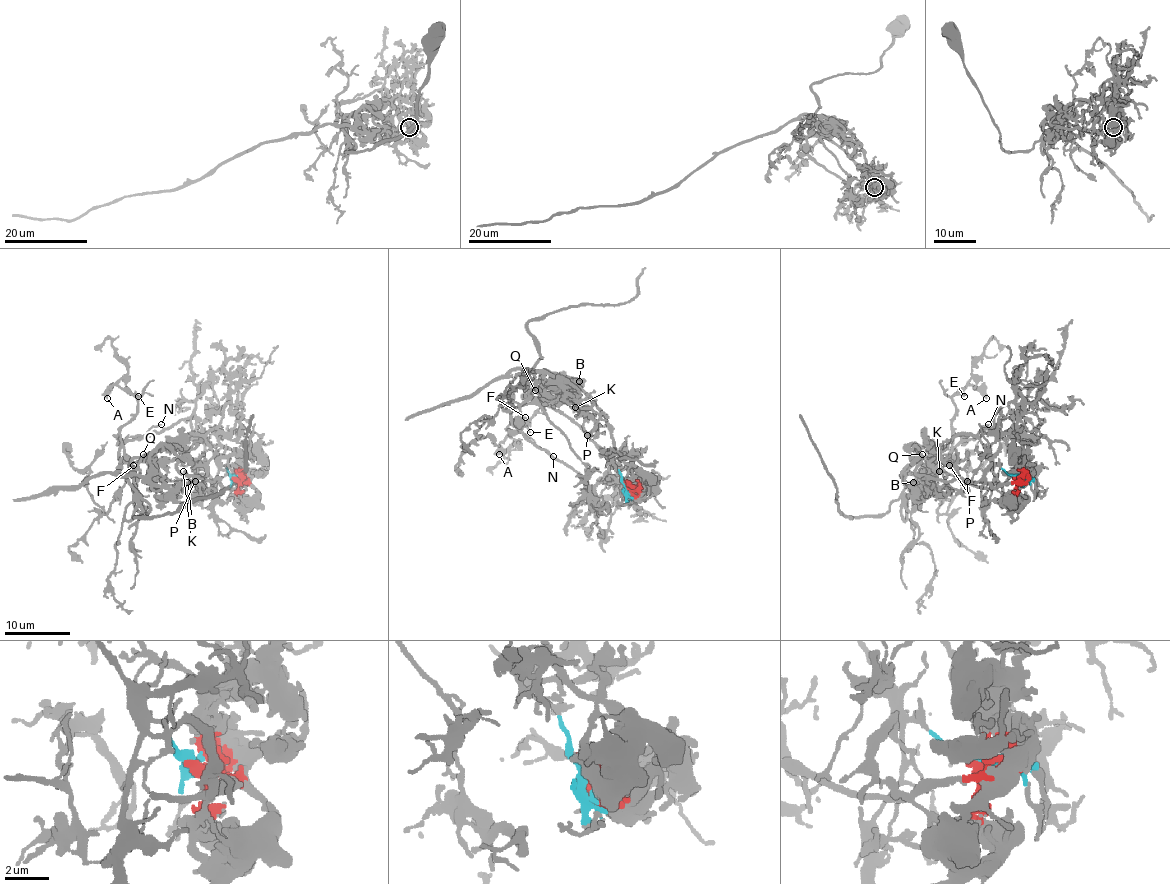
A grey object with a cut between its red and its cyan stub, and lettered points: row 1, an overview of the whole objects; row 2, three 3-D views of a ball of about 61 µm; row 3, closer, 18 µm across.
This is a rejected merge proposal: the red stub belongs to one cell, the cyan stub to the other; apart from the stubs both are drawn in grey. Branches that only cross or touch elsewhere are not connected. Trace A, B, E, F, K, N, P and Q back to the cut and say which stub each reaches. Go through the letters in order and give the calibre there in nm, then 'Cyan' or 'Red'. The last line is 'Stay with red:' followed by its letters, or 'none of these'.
A: Thickness 360 nm. Cyan
B: Thickness 280 nm. Red
E: Thickness 60 nm. Cyan
F: Thickness 220 nm. Cyan
K: Thickness 110 nm. Red
N: Thickness 110 nm. Cyan
P: Thickness 180 nm. Red
Q: Thickness 120 nm. Cyan
Stay with red: B, K, P

